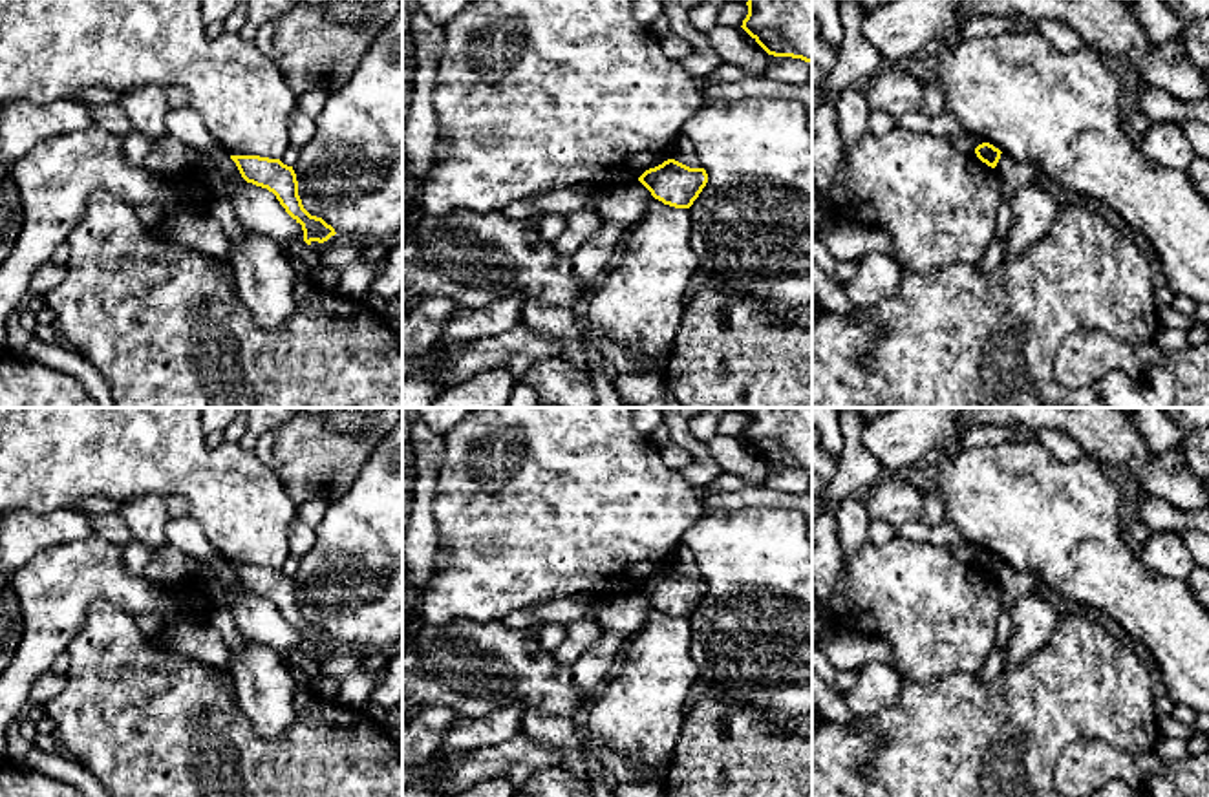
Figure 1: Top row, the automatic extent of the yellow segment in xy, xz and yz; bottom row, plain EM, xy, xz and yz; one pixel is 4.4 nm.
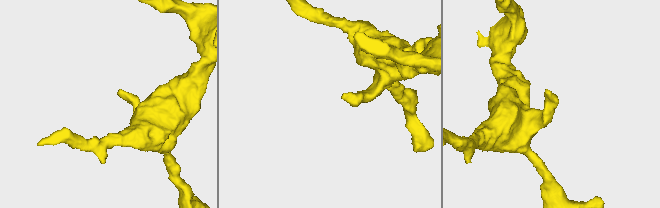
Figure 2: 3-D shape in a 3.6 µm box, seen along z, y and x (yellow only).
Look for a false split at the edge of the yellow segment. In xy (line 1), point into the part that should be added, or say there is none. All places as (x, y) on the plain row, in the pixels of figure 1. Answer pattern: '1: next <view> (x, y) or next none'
1: next none

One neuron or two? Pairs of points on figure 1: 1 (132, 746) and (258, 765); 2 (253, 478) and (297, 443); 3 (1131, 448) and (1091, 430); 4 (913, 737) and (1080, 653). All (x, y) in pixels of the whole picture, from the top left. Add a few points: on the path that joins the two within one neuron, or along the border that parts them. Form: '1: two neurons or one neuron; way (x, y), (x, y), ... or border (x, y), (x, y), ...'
1: one neuron; way (163, 746), (169, 746), (187, 765), (227, 765)
2: two neurons; border (253, 452), (278, 478), (291, 499)
3: one neuron; way (1122, 446), (1100, 430)
4: one neuron; way (955, 737), (995, 737), (1037, 695)

